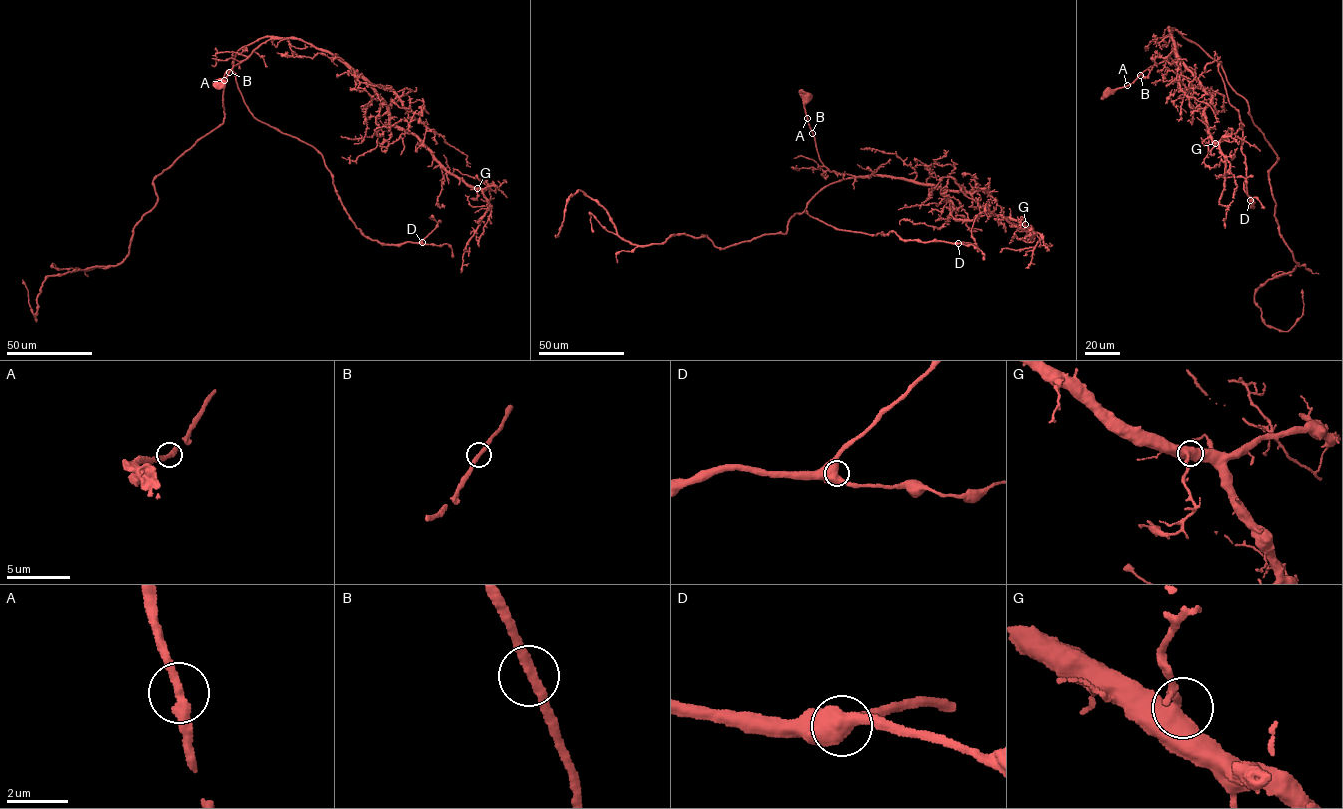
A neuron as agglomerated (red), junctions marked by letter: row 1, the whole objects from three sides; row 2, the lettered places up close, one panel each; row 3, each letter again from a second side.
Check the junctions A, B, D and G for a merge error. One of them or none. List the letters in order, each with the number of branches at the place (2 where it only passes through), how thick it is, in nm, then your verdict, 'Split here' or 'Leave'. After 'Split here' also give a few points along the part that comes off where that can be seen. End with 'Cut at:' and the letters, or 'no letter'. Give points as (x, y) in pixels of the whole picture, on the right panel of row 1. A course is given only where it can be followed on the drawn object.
A: Branches: 2. Thickness 320 nm. Leave
B: Branches: 2. Thickness 300 nm. Leave
D: Branches: 2. Thickness 650 nm. Leave
G: Branches: 2. Thickness 550 nm. Leave
Cut at: no letter

